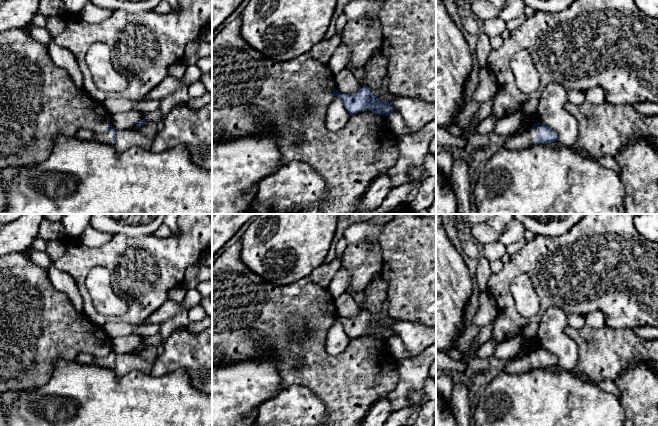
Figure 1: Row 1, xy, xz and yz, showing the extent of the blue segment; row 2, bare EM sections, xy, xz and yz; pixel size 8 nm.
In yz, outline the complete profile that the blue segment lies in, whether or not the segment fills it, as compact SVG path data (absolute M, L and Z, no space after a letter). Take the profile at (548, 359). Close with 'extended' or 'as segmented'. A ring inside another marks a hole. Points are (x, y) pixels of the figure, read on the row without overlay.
M537 346L529 355L521 358L509 360L504 363L503 372L509 374L521 374L532 369L546 369L559 365L558 358L552 352Z; extended

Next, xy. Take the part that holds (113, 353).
M109 349L108 354L105 357L101 358L87 353L80 353L77 355L75 361L79 364L96 365L108 369L113 369L115 366L116 358L116 353Z; extended

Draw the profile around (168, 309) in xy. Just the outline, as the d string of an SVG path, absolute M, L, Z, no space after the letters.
M166 300L151 316L146 323L162 324L168 319L174 317L182 310L182 303Z

